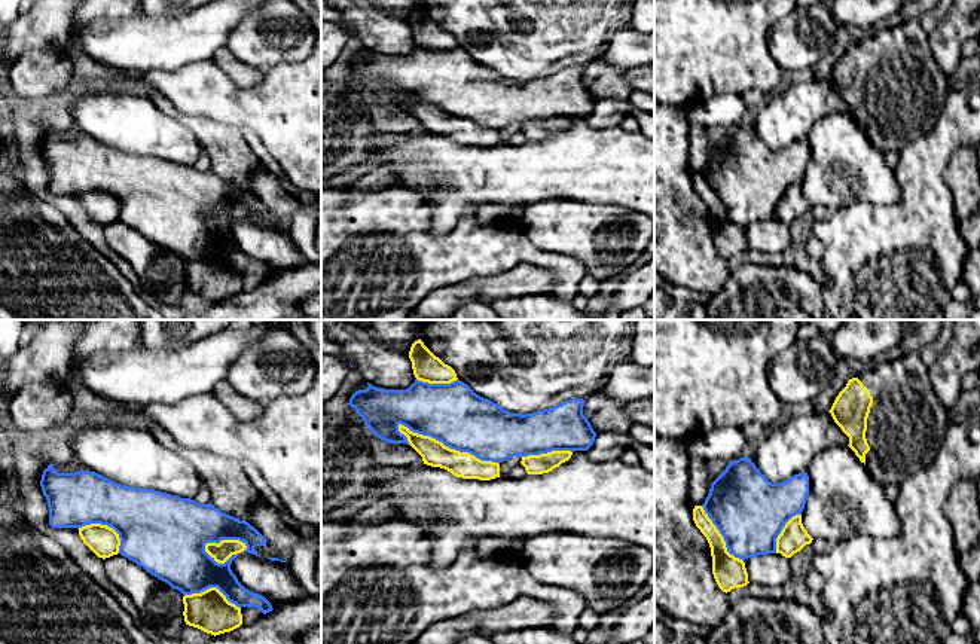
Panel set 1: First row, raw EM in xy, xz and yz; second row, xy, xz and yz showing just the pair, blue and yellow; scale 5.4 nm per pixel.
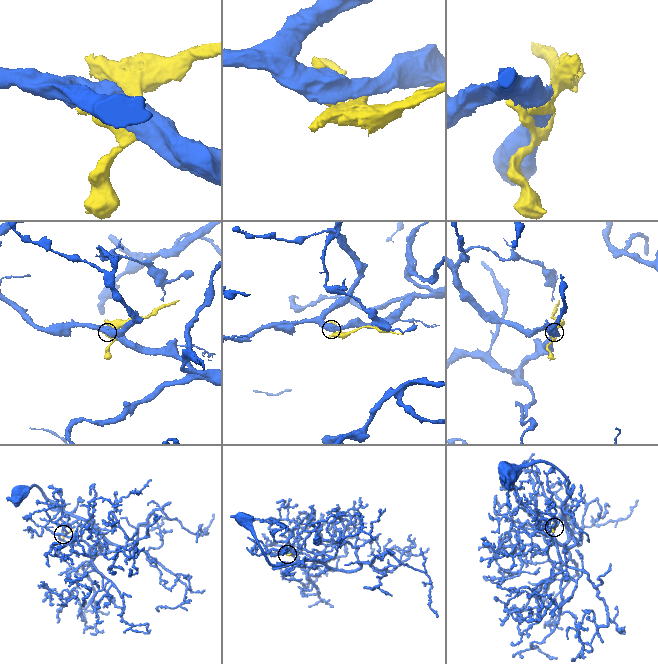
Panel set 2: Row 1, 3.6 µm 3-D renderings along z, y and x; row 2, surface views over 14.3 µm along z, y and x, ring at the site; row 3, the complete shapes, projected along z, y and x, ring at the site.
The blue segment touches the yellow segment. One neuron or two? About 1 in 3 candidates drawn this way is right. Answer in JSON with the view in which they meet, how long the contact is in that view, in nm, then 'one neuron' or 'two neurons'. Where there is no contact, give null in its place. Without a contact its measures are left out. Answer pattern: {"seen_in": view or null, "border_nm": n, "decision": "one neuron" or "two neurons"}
{"seen_in": "xz", "border_nm": 600, "decision": "two neurons"}

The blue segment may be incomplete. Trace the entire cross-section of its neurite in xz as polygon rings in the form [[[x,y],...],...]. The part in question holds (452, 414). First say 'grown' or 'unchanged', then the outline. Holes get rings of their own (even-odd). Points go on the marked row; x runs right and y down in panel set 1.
unchanged; [[[415,379],[406,390],[367,385],[355,391],[348,405],[378,439],[388,443],[409,445],[399,431],[402,424],[451,449],[500,464],[515,455],[587,451],[596,437],[583,415],[583,399],[522,415],[477,396],[460,379],[451,384]]]

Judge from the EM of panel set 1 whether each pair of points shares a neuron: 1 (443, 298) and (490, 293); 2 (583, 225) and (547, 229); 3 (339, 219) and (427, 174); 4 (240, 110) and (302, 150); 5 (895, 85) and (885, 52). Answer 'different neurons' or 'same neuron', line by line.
1: same neuron
2: same neuron
3: different neurons
4: same neuron
5: same neuron

